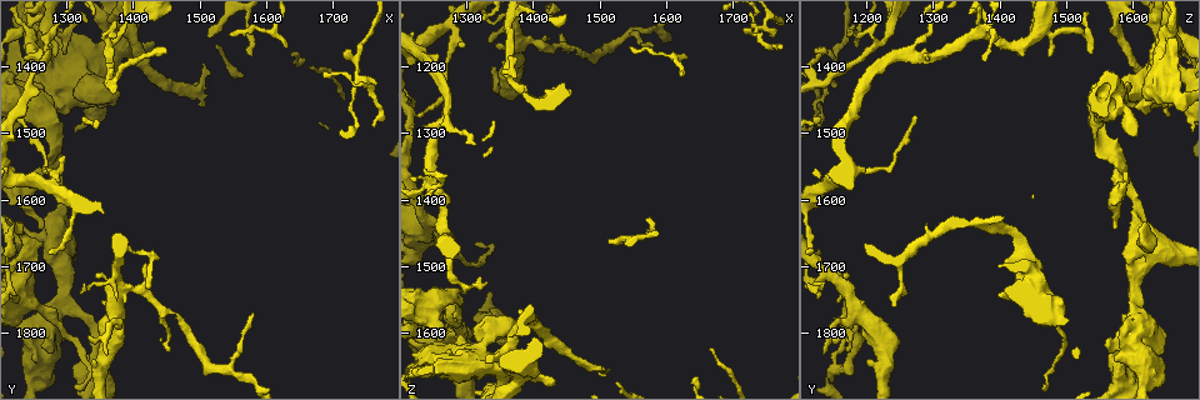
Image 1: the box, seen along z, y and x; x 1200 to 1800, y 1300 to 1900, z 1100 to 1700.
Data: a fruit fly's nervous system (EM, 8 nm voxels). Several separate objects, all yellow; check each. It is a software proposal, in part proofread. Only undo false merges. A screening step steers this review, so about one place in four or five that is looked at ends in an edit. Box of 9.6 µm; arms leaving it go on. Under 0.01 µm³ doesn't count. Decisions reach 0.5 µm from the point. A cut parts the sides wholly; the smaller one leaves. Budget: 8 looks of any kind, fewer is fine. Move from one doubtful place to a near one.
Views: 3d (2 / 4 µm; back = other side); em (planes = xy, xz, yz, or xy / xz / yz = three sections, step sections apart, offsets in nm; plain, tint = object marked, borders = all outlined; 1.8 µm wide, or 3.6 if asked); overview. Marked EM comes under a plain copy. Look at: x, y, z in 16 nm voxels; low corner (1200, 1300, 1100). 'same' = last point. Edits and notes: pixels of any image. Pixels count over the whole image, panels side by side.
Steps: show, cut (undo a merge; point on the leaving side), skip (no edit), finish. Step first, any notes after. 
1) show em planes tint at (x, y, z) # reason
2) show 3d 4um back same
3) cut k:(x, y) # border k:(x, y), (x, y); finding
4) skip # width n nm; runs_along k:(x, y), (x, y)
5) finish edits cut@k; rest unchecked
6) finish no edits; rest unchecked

show em xy step 4 tint at (1240, 1340, 1380) # thick turns thin

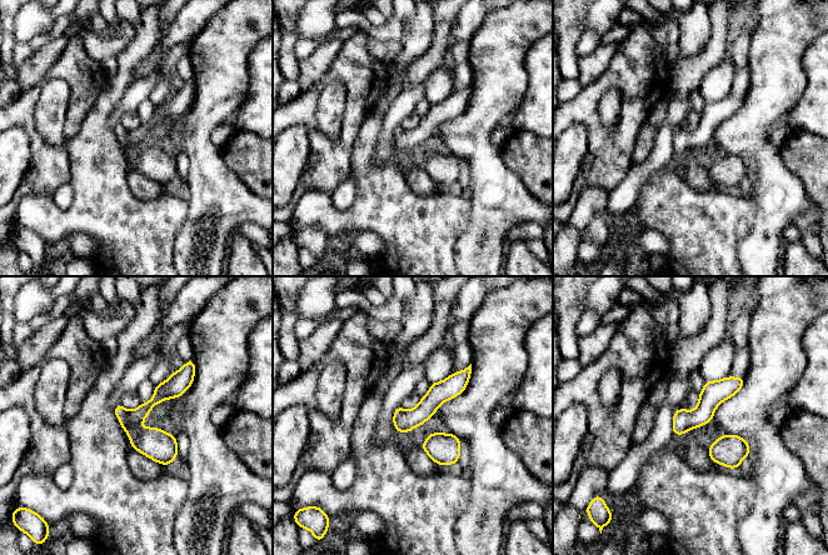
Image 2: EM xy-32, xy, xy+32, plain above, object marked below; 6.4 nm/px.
show em planes tint same

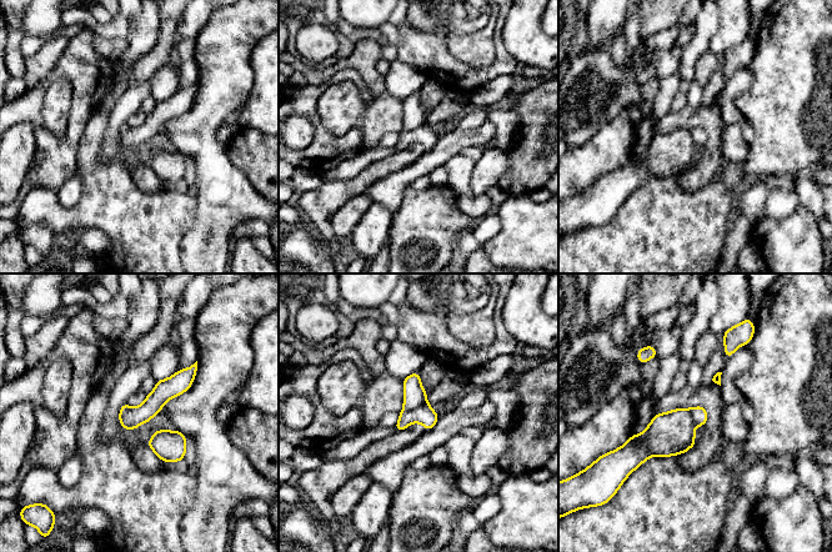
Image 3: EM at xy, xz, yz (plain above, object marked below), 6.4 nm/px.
cut 3:(425, 415) # part_leaving 3:(194, 367), (125, 425); two cells meet here

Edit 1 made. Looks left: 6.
show 3d 4um back at (1245, 1450, 1575) # narrows sharply

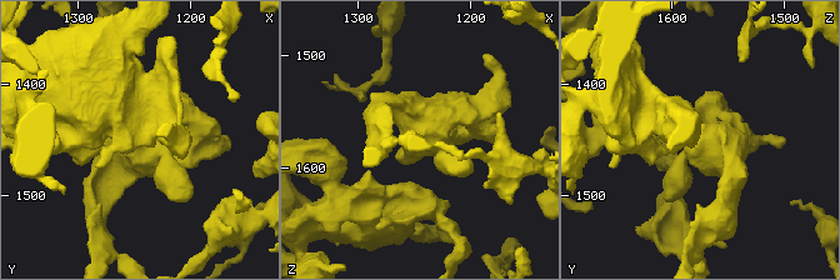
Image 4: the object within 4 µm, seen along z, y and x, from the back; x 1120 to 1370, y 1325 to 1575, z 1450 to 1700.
show em yz step 16 tint at (1244, 1448, 1572)

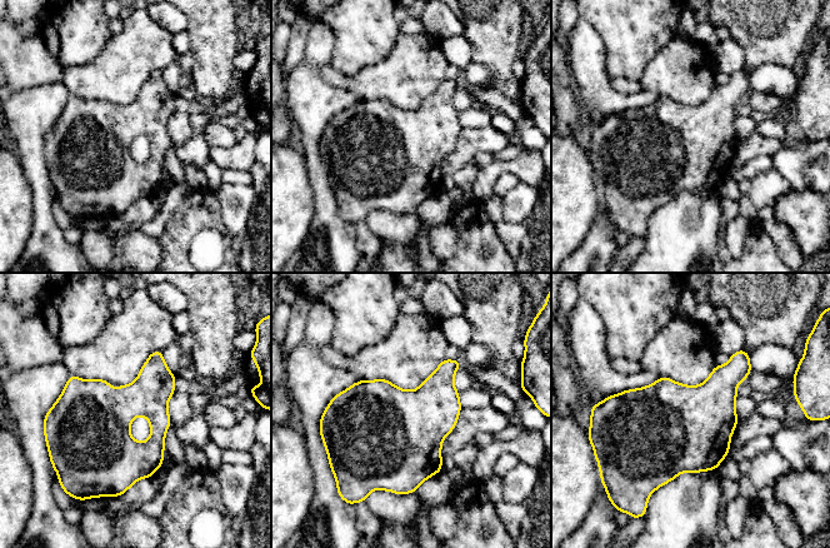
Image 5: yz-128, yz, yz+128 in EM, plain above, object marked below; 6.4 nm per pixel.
show em planes borders same

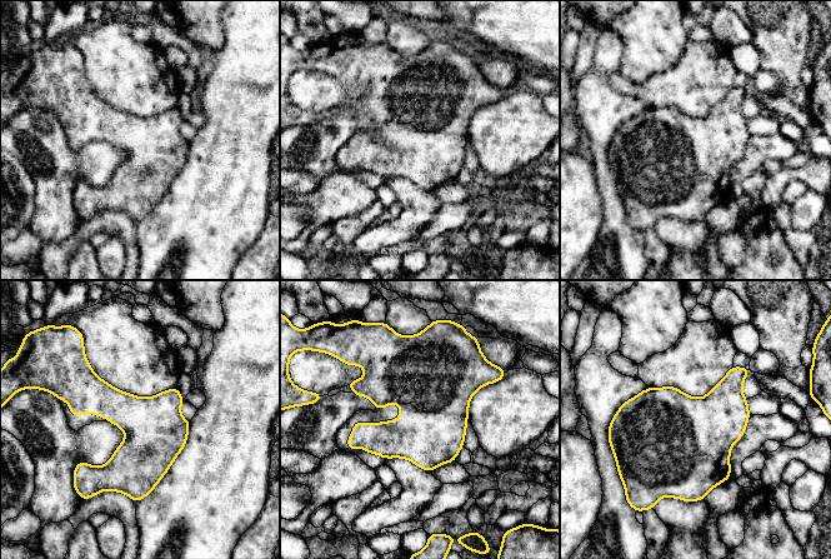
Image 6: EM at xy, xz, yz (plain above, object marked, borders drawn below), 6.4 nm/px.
skip # continuous, no second cell

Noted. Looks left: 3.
show 3d 2um at (1350, 1870, 1610) # thick turns thin

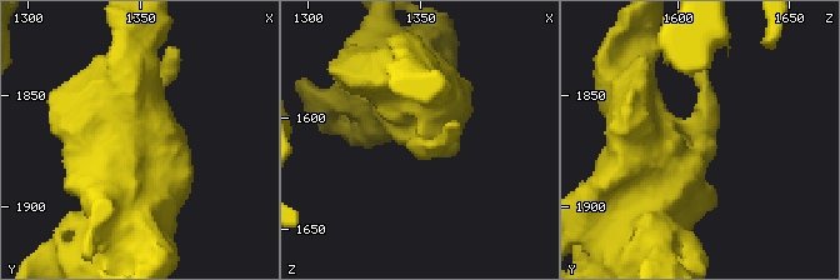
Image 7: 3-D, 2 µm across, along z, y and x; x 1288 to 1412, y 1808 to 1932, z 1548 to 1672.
show em planes tint at (1352, 1871, 1609) # need the tissue

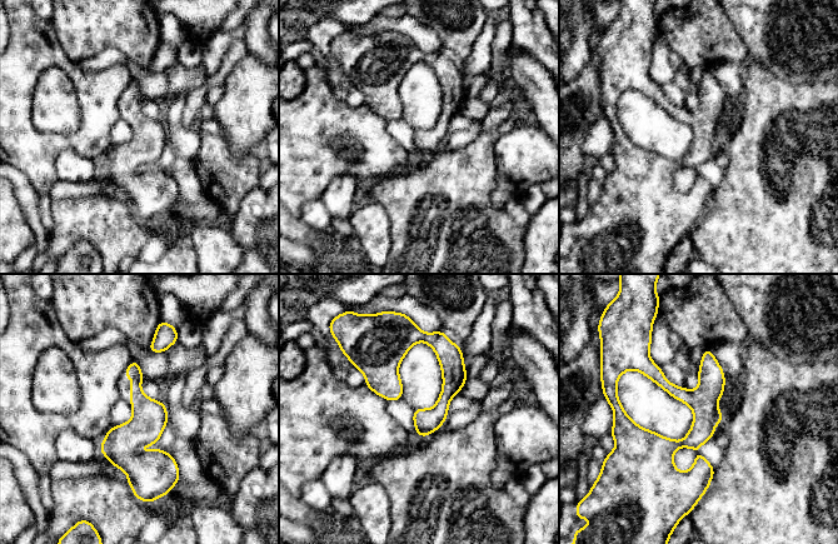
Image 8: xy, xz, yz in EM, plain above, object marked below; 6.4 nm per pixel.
skip # runs_along 8:(134, 364), (131, 460), (145, 489); continuous, no second cell

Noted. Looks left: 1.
finish edits cut@3; rest unchecked

